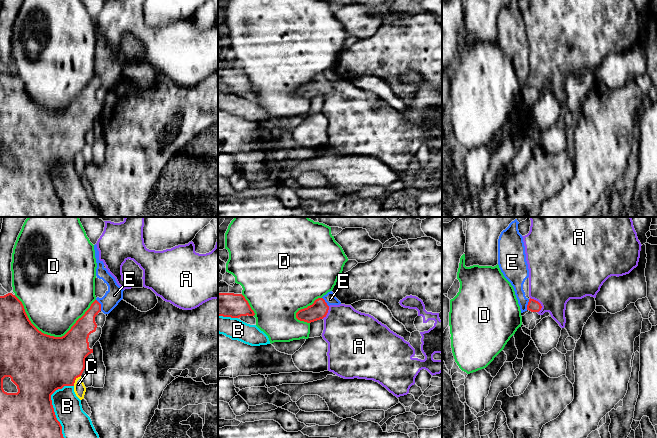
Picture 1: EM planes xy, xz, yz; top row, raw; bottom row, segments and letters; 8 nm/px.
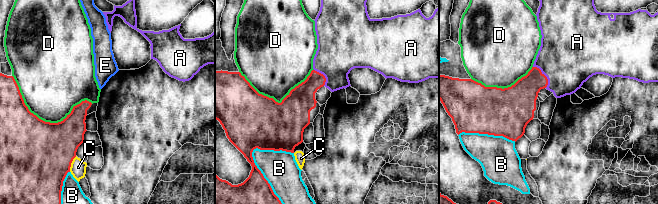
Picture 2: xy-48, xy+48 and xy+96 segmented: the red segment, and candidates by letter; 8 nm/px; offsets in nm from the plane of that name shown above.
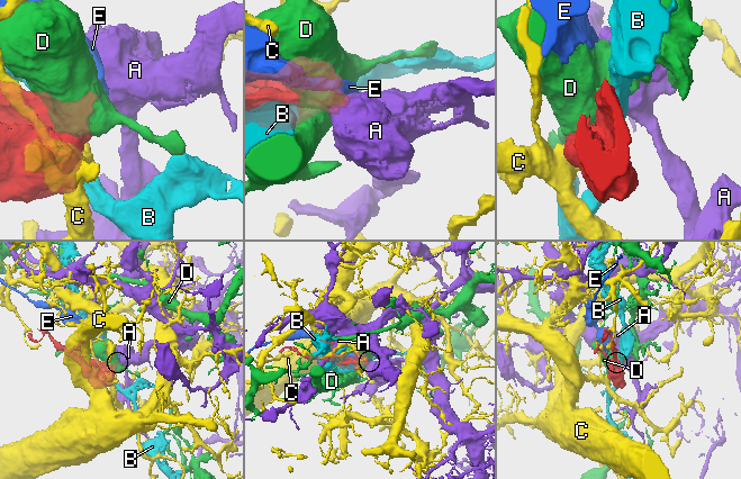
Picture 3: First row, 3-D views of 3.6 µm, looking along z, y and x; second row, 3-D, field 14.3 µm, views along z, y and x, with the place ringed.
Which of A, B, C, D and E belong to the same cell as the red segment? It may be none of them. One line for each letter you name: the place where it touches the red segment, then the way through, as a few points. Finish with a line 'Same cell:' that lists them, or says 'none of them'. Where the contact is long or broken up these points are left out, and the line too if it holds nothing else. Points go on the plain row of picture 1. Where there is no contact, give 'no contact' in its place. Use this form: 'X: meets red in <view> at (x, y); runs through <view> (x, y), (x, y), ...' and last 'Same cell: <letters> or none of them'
A: meets red in yz at (539, 79); runs through yz (534, 82), (539, 79), (555, 53)
Same cell: A

